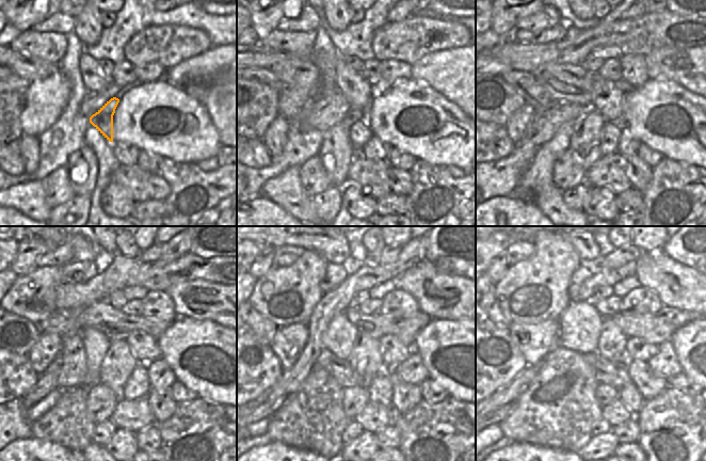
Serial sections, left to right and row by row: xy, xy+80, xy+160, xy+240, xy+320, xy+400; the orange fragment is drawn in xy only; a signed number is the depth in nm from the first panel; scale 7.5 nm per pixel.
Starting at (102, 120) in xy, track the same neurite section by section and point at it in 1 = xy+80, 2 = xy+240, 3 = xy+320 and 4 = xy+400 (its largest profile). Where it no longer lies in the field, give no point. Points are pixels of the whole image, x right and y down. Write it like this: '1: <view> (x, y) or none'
1: xy+80 (359, 132)
2: xy+240 (138, 384)
3: xy+320 (380, 388)
4: xy+400 (628, 394)

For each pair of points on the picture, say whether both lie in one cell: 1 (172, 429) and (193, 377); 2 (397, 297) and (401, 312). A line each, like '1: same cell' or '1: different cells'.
1: different cells
2: same cell

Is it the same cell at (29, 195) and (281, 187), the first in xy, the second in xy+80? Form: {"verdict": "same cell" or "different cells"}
{"verdict": "same cell"}

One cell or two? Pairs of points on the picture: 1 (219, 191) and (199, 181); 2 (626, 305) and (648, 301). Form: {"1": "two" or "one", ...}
{"1": "one", "2": "one"}

